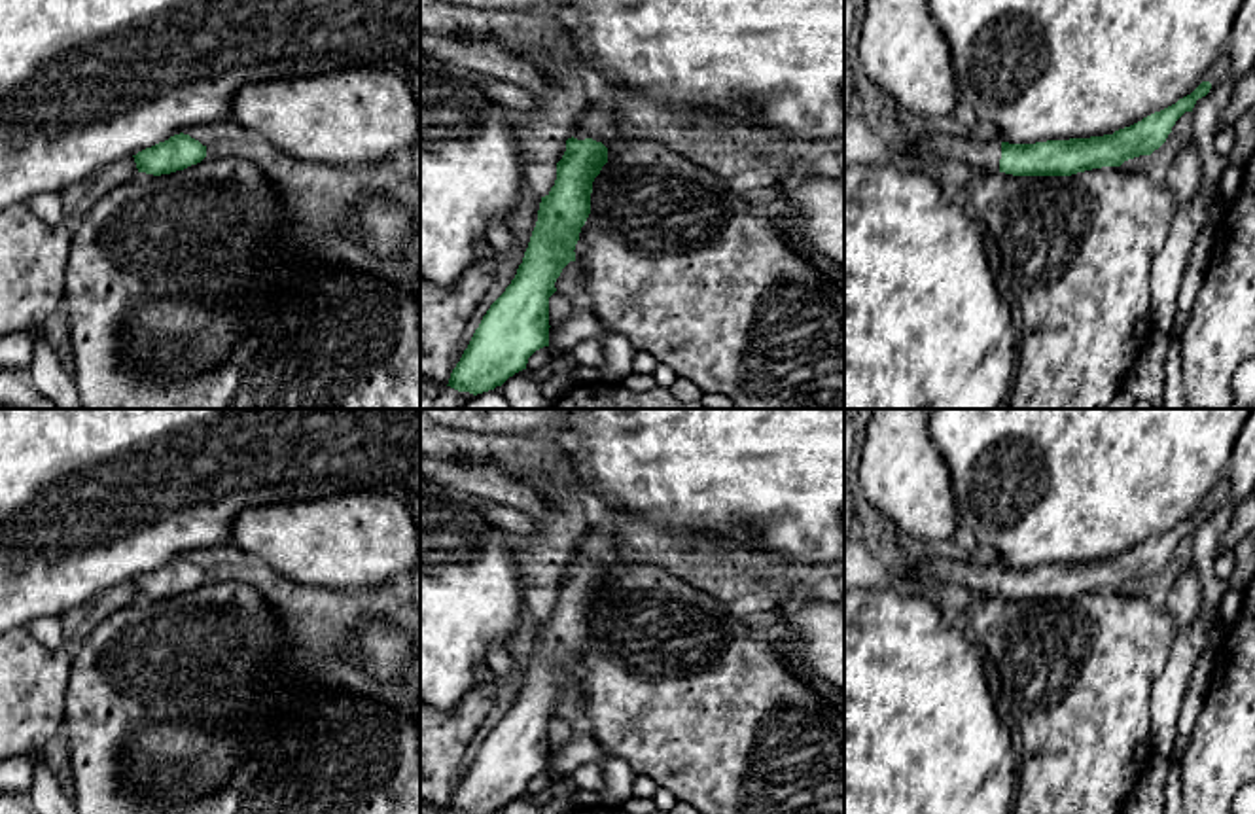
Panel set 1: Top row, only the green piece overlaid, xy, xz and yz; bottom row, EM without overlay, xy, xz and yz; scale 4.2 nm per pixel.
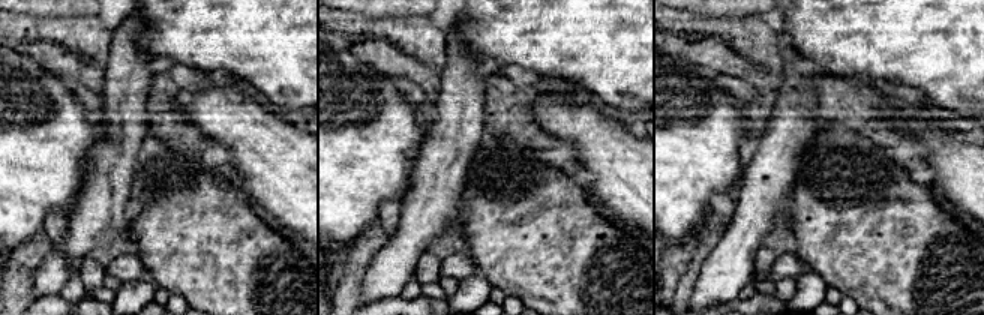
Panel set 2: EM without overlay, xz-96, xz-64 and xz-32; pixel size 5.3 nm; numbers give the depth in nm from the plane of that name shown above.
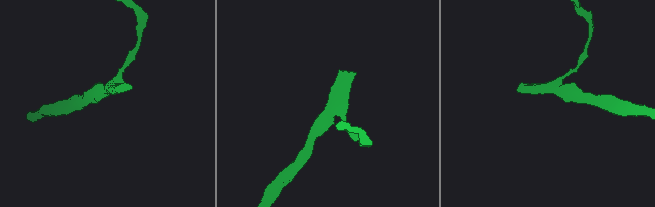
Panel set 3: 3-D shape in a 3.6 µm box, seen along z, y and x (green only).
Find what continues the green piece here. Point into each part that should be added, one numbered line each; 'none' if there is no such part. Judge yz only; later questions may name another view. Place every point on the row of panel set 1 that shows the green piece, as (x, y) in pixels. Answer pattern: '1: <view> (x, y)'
1: yz (983, 158)

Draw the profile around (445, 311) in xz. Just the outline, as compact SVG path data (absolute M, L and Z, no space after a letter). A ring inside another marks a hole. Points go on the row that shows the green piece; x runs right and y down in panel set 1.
M481 240L471 267L454 286L420 278L420 386L426 392L449 384L456 346L498 267L492 246Z

